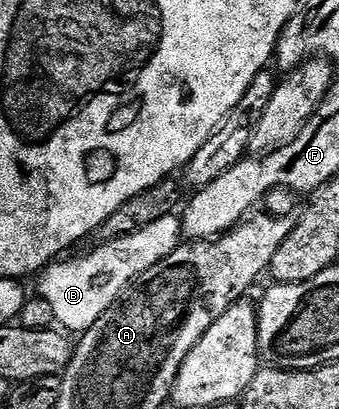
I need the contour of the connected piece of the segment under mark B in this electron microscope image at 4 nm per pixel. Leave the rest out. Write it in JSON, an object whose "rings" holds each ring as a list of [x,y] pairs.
{"rings":[[[176,214],[167,216],[129,236],[105,244],[96,244],[93,252],[81,260],[72,260],[69,264],[56,262],[43,269],[39,277],[41,280],[38,295],[46,302],[50,302],[50,307],[54,309],[56,324],[61,329],[69,333],[83,334],[124,295],[129,285],[142,274],[146,274],[150,266],[158,266],[158,262],[162,262],[162,258],[169,256],[175,248],[179,248],[181,243],[181,217]]]}

